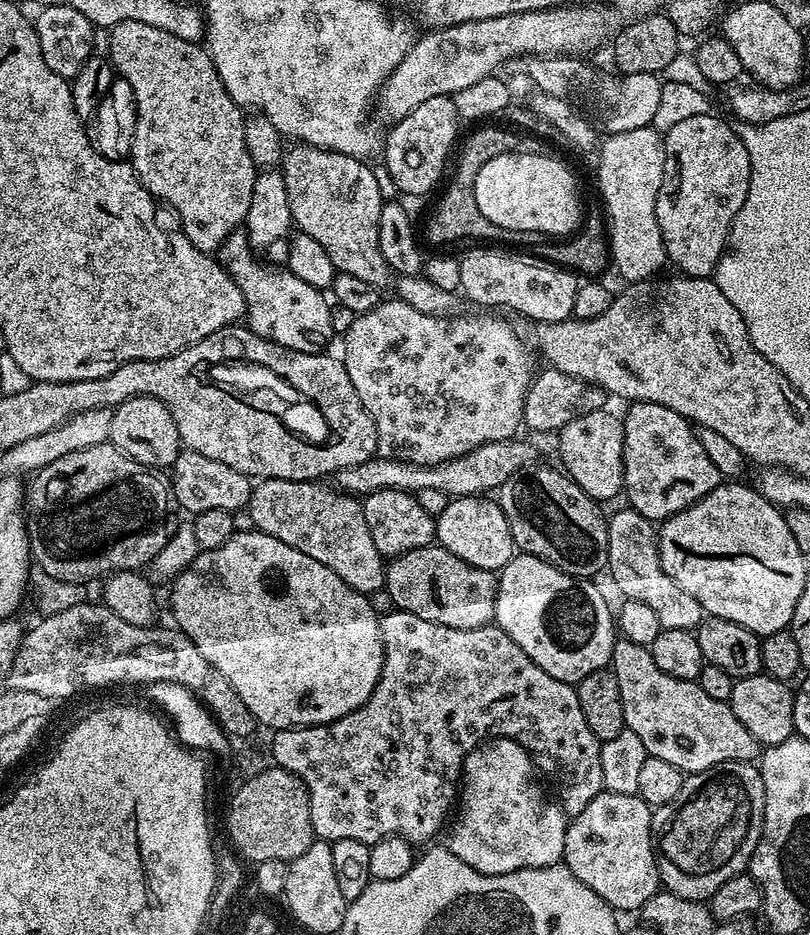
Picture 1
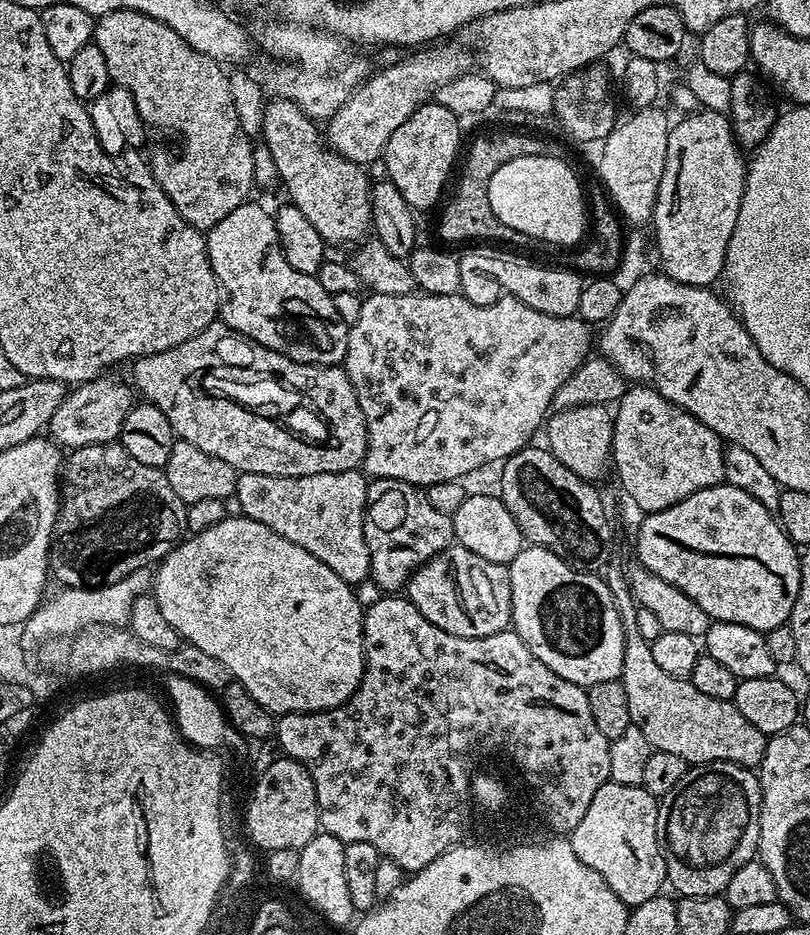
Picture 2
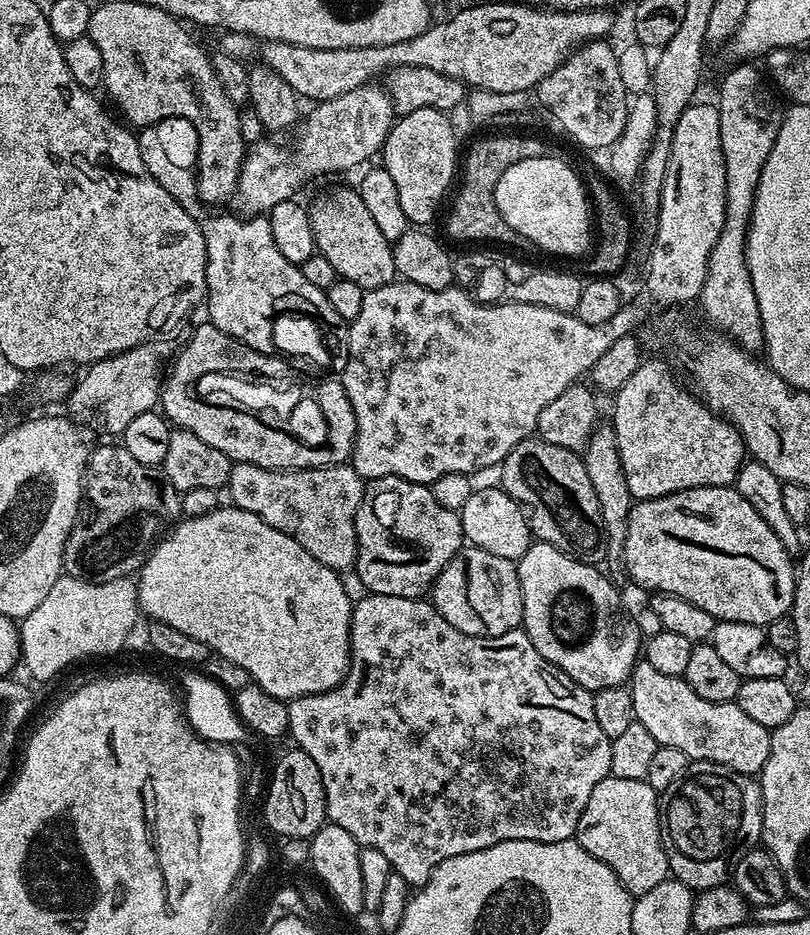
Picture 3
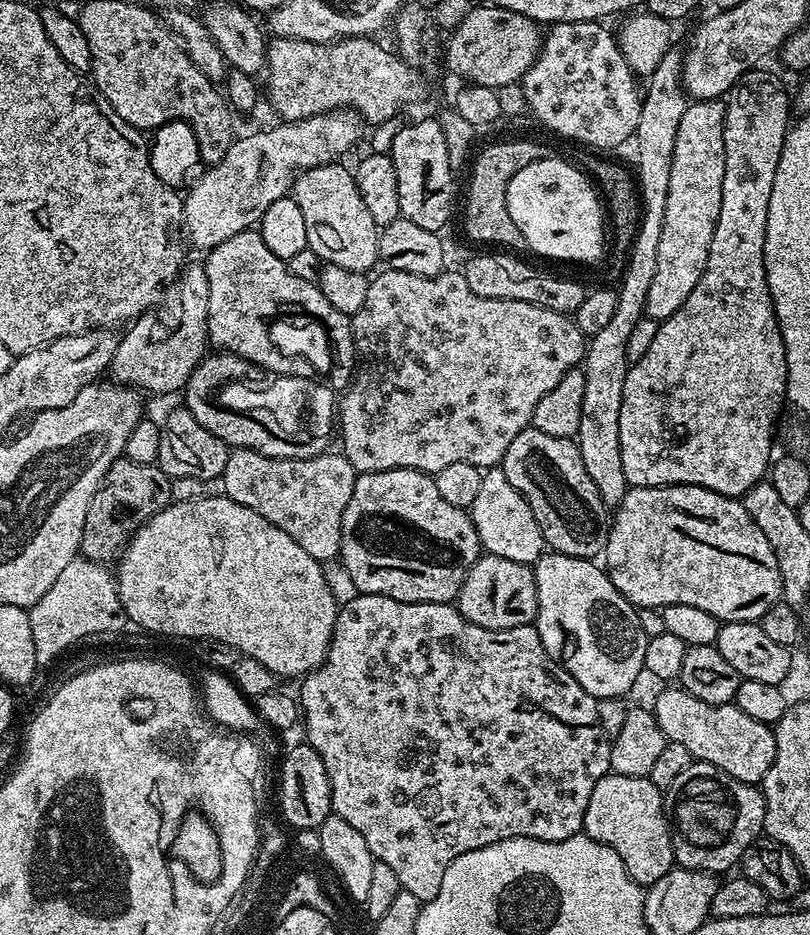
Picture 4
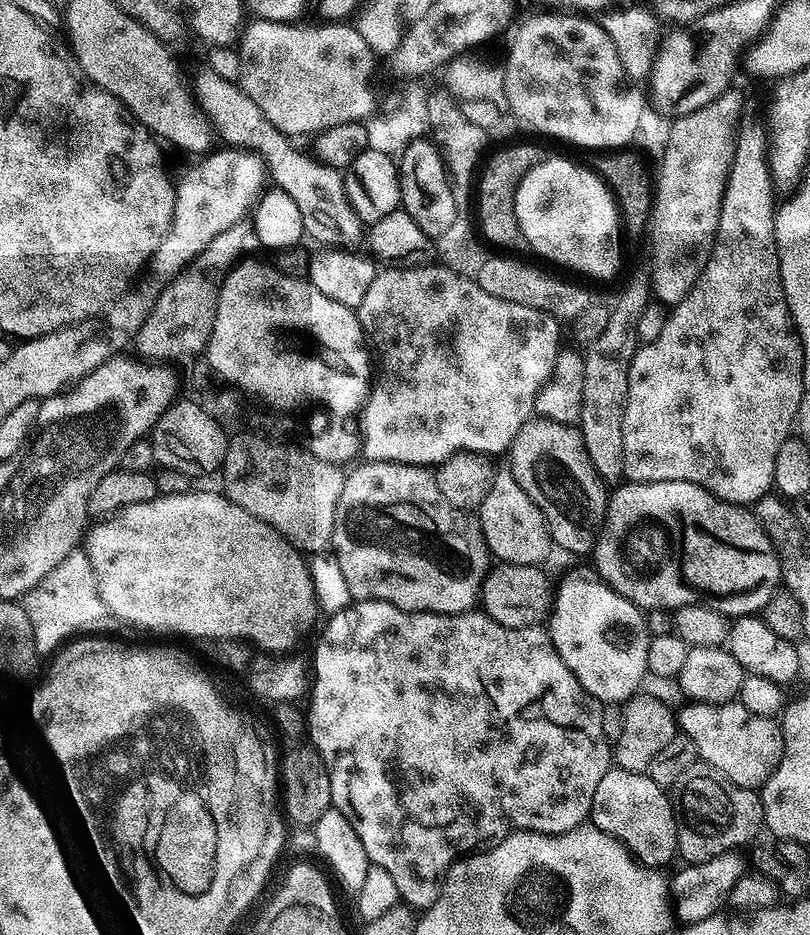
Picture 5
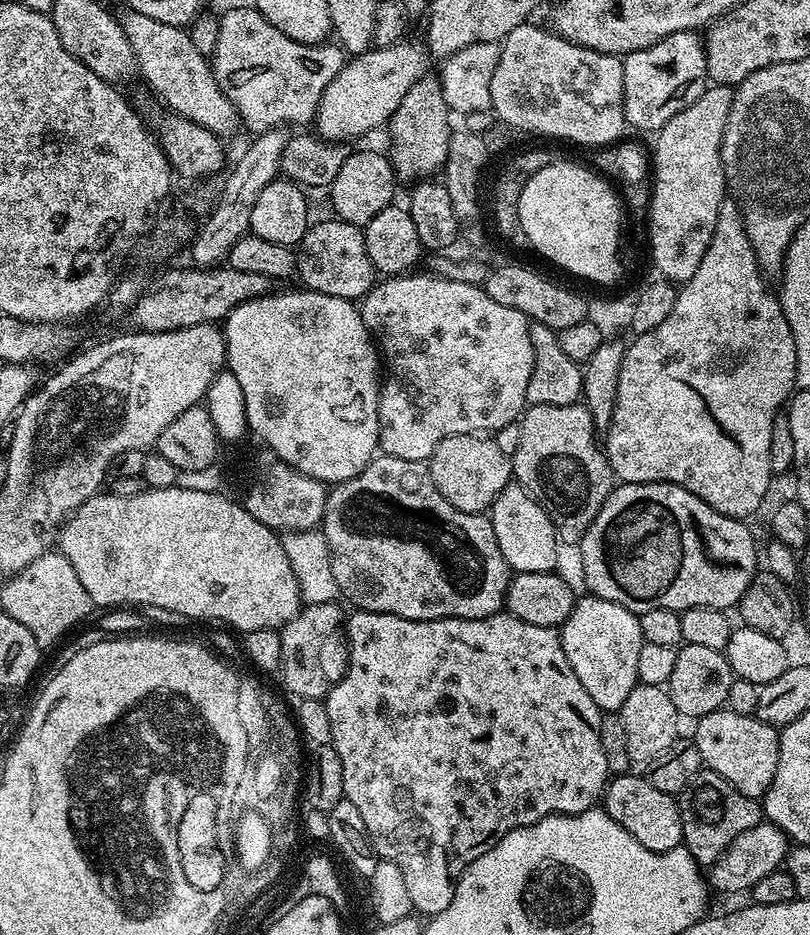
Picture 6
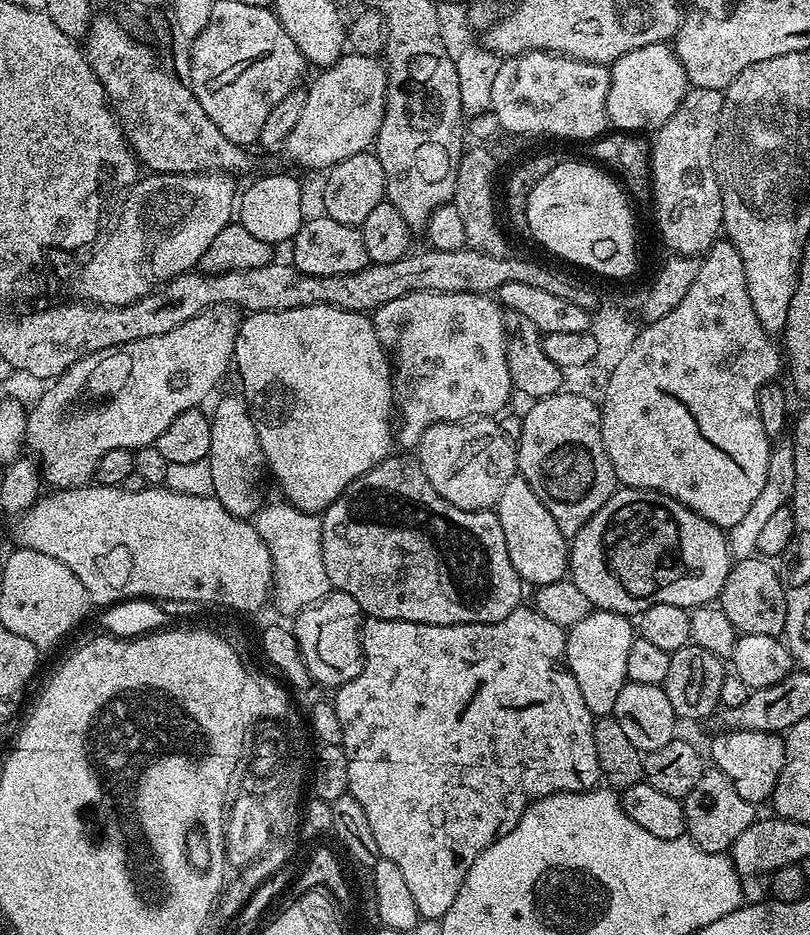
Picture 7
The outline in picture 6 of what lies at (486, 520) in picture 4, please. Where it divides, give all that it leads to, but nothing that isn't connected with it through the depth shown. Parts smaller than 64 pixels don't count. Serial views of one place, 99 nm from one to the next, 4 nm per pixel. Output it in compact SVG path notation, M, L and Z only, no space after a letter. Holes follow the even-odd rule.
M515 482L508 483L492 503L490 519L494 538L498 538L498 550L502 550L502 558L506 558L513 573L550 572L557 567L556 559L559 558L561 549L558 547L554 526L546 510L523 486Z

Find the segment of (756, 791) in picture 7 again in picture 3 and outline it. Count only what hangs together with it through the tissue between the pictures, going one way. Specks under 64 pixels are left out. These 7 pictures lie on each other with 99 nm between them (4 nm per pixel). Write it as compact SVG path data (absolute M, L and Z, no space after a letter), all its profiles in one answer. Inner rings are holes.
M643 659L632 670L630 687L635 723L646 726L646 730L654 734L657 745L674 746L674 750L682 750L689 761L709 760L741 772L743 776L755 777L763 770L770 754L771 731L742 714L735 702L706 702L706 698L698 698L681 677L662 674Z

